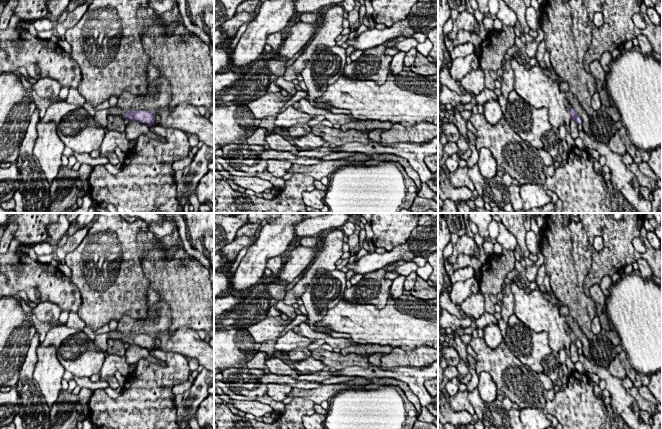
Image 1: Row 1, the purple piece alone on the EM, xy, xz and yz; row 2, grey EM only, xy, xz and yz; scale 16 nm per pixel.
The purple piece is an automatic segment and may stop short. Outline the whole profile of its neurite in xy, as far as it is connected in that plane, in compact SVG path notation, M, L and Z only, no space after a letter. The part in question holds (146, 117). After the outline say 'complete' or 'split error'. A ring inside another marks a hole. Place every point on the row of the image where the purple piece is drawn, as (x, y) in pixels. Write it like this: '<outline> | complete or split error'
M117 104L114 107L110 106L108 111L109 115L122 115L127 121L134 120L146 124L148 127L155 126L156 112L147 110L128 110L124 112L117 107Z | split error

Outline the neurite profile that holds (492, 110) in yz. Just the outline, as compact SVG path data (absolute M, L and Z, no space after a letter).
M493 99L483 105L483 113L487 122L491 125L496 125L504 117L501 105Z

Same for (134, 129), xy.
M134 120L126 121L126 123L127 125L125 128L125 132L126 132L127 139L134 140L141 135L146 135L150 139L157 140L162 143L166 142L165 138L152 132L150 127L148 127L146 124L143 124Z

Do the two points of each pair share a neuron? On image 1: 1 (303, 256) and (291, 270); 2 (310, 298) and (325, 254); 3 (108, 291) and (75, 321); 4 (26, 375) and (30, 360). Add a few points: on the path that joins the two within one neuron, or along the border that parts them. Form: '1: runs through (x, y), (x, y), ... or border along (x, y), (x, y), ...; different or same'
1: runs through (300, 259), (293, 267); same
2: border along (335, 268), (332, 270), (319, 269), (305, 287); different
3: border along (76, 313), (86, 325); different
4: runs through (26, 371), (29, 364); same

